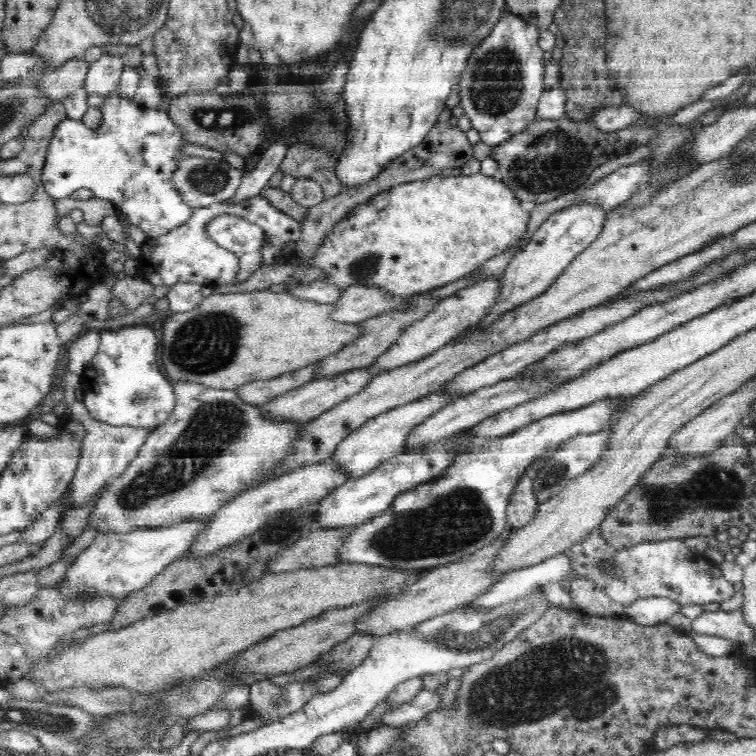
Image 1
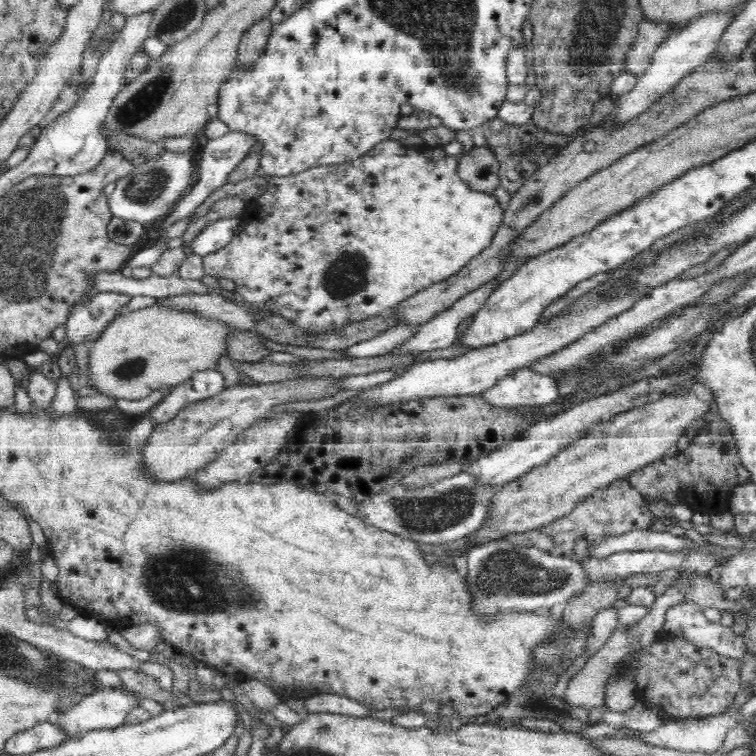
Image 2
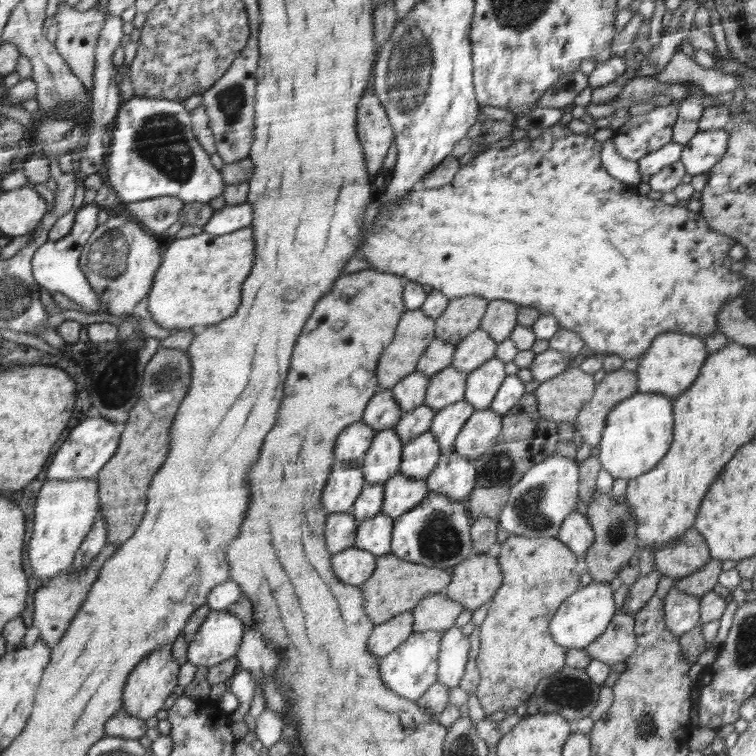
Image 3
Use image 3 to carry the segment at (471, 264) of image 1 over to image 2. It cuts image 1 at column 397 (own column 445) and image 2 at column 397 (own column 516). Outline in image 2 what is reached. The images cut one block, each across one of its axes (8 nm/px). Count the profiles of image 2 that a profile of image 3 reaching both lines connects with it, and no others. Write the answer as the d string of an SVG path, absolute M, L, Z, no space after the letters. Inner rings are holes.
M395 135L386 139L384 142L376 144L376 146L371 148L371 150L364 154L364 156L360 156L360 158L356 158L356 160L352 160L348 163L310 168L307 171L299 172L298 175L292 175L291 177L269 177L268 188L266 188L264 194L256 197L247 204L247 208L241 218L241 232L236 233L236 236L232 238L225 248L219 248L218 250L203 256L203 268L210 276L232 279L236 284L234 292L239 299L245 301L246 303L252 304L253 306L257 306L259 310L281 316L284 320L287 320L287 322L291 322L294 326L301 328L301 330L305 330L309 336L316 334L316 332L322 334L322 332L328 332L328 330L342 328L342 326L348 326L348 324L363 321L370 317L375 317L380 313L384 313L386 310L391 310L394 306L396 306L396 304L400 304L402 300L406 300L406 298L414 296L417 292L431 287L433 284L439 283L441 280L450 278L450 276L454 276L463 266L466 266L466 264L470 263L472 259L476 258L482 251L486 250L491 245L492 239L496 236L496 232L499 231L500 225L503 221L504 209L500 208L500 205L498 205L498 200L494 195L486 192L476 192L475 189L469 187L469 184L466 181L463 181L460 178L458 171L459 162L459 158L454 158L448 153L444 154L444 150L442 150L442 164L440 164L440 170L436 172L436 160L432 160L432 162L430 162L430 160L428 160L428 152L422 152L422 150L416 150L416 148L406 148L406 145L400 143L397 135Z

